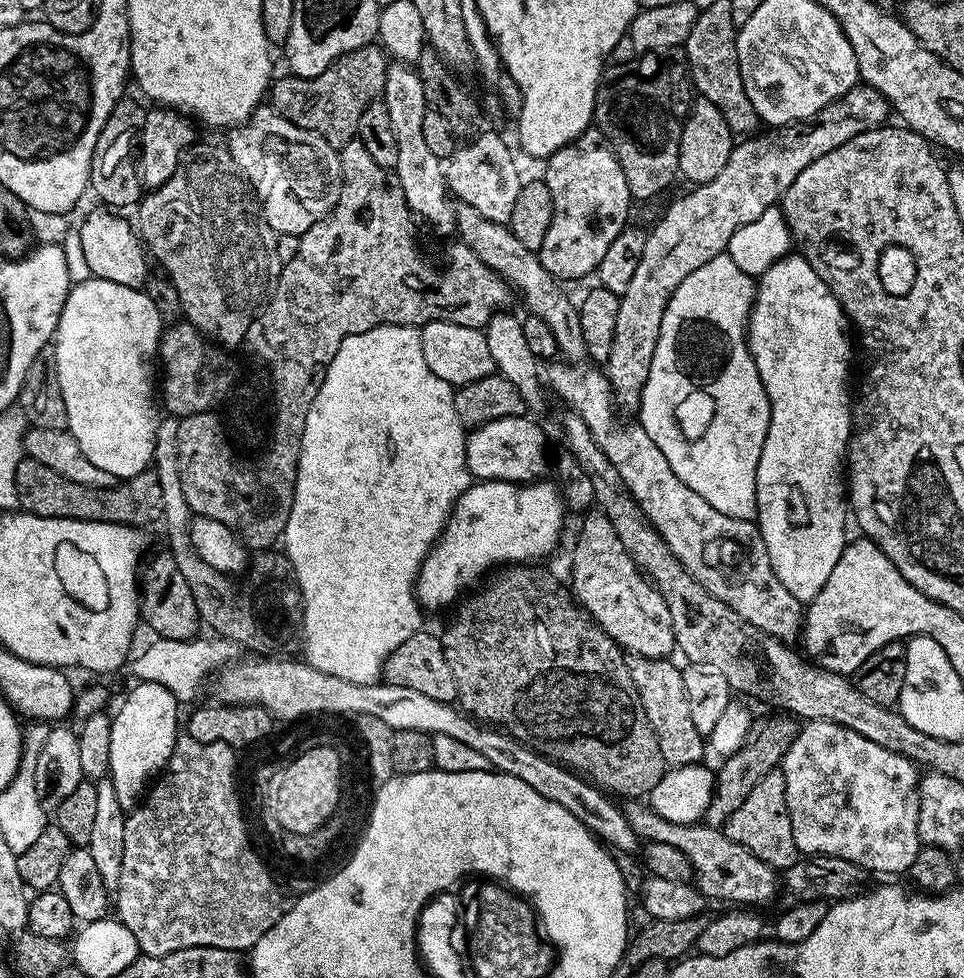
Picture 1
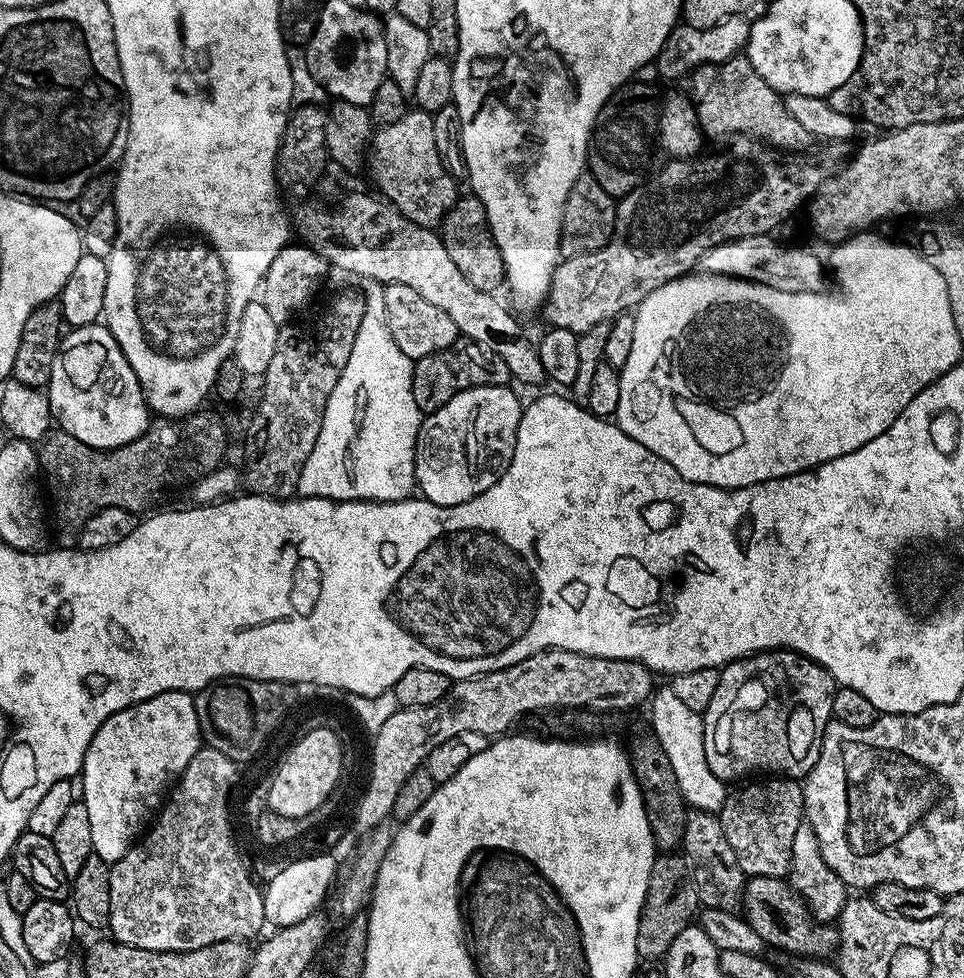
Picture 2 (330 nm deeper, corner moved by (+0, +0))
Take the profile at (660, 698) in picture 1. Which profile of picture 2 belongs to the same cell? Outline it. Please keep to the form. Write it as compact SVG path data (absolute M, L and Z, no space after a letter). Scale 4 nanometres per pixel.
M689 811L684 823L682 855L688 861L688 879L700 899L699 905L734 912L739 909L744 898L746 877L738 858L722 830L719 815L710 812Z

